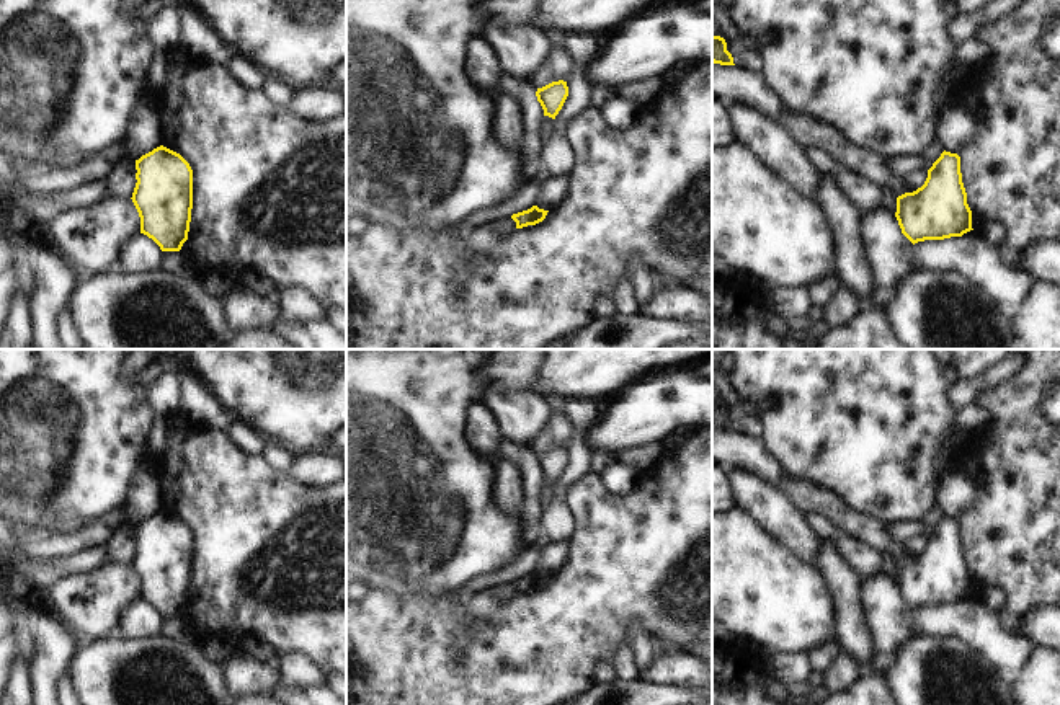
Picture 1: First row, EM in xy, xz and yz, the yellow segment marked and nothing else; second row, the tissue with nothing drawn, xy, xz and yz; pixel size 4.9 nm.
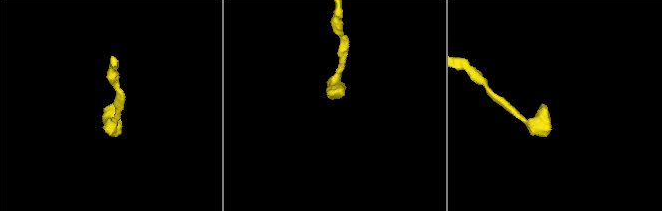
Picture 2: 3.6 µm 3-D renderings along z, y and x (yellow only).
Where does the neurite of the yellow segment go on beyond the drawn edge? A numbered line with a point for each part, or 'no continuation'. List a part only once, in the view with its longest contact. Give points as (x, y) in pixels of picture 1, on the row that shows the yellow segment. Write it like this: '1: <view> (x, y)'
no continuation

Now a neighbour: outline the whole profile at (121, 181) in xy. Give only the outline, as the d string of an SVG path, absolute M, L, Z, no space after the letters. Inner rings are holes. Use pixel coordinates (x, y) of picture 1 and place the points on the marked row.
M122 158L118 162L111 173L106 176L106 197L126 197L131 199L136 188L136 160Z

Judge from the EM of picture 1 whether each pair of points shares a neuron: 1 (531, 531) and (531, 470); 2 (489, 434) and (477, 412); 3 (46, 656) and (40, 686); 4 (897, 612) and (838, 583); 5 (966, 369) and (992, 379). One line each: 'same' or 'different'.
1: same
2: same
3: same
4: different
5: different

